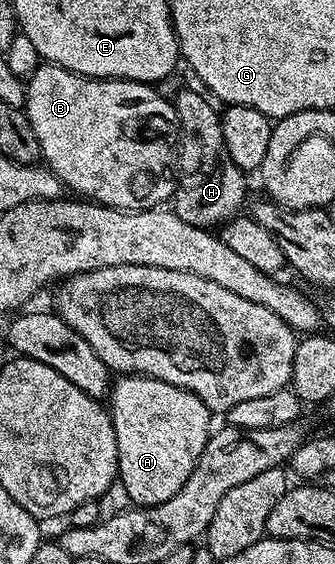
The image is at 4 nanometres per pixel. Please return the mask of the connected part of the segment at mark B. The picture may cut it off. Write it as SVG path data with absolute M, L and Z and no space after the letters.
M43 64L27 79L23 109L27 120L31 120L31 128L35 128L35 136L39 136L39 148L44 165L53 171L53 175L61 181L62 187L69 189L70 186L74 190L70 190L74 195L99 202L102 206L113 206L116 210L152 210L164 207L172 199L177 161L177 113L172 101L168 97L165 99L157 90L160 89L144 82L126 82L116 78L85 78L67 68L52 64Z

